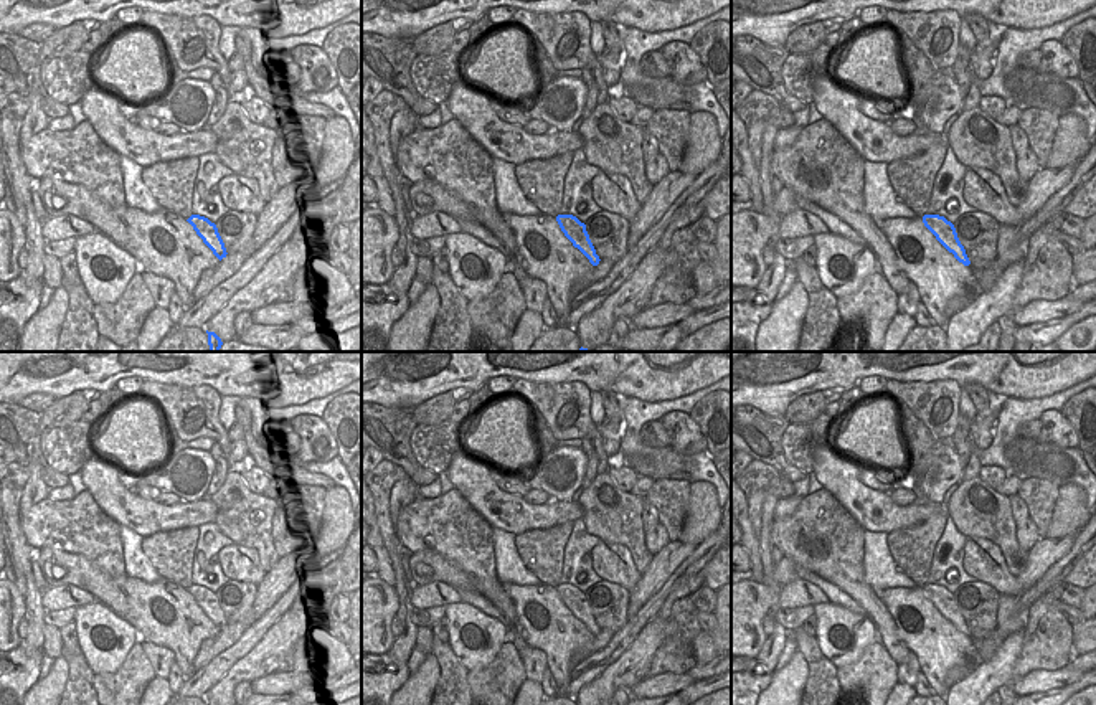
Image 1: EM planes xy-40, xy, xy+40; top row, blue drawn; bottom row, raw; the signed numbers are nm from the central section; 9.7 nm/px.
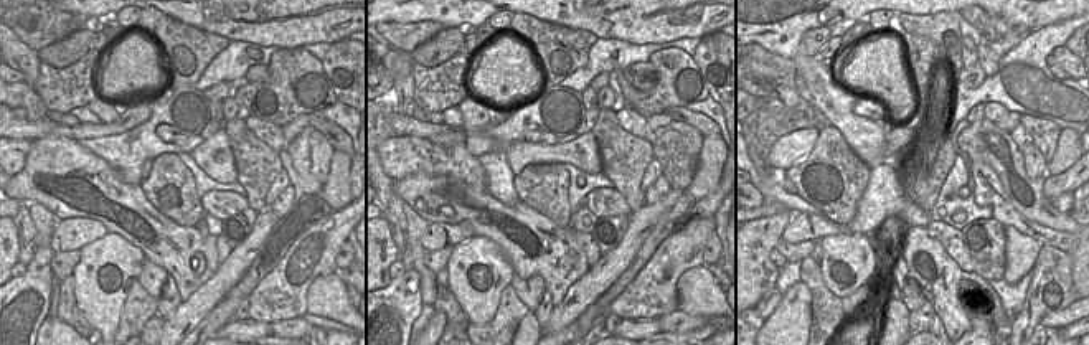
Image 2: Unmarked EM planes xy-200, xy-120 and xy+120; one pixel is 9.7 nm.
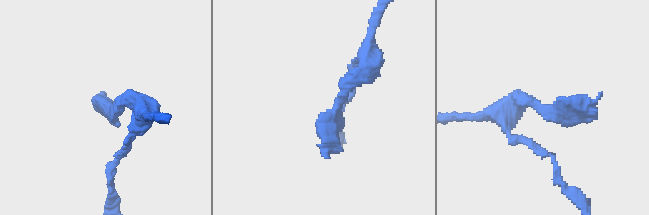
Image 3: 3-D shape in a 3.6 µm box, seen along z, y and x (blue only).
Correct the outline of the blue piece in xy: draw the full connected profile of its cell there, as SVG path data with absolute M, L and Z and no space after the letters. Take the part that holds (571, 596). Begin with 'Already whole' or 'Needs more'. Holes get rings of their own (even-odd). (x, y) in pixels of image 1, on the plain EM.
Already whole. M558 584L556 591L565 606L573 613L573 616L578 617L593 636L598 636L601 629L596 624L596 619L589 609L586 594L573 584Z

